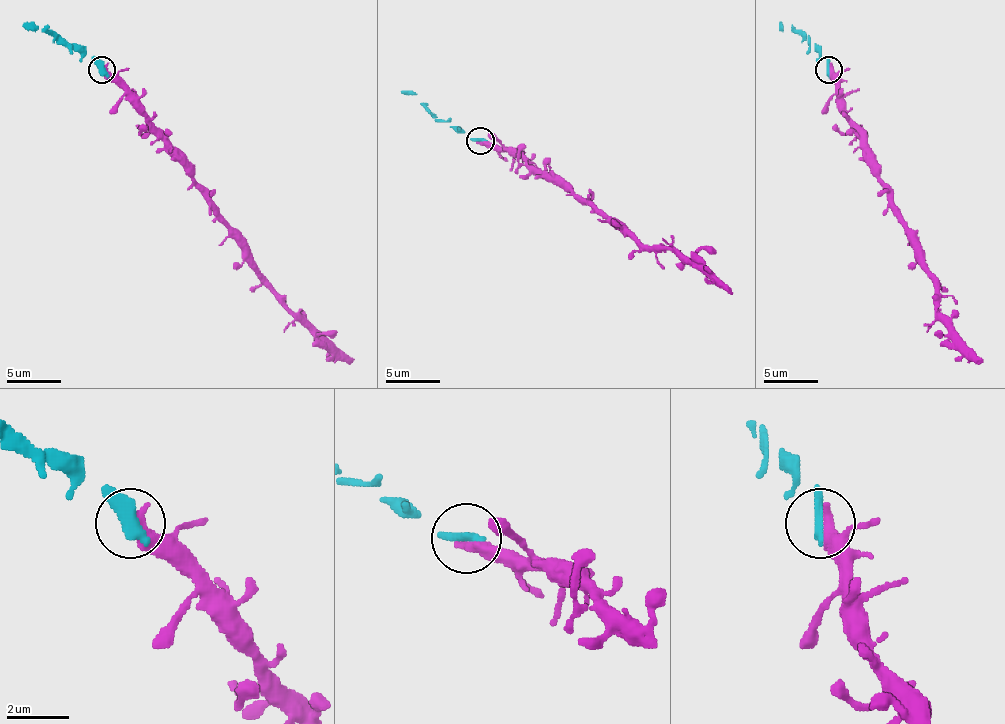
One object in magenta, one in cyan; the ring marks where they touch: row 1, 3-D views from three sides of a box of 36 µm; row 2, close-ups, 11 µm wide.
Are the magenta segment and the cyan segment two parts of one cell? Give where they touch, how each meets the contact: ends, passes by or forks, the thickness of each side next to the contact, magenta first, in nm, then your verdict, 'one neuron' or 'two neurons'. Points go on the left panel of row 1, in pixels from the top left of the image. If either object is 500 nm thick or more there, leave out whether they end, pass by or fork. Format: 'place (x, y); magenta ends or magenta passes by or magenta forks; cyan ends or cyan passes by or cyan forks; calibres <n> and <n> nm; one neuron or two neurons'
place (102, 69); calibres 500 and 500 nm; one neuron

